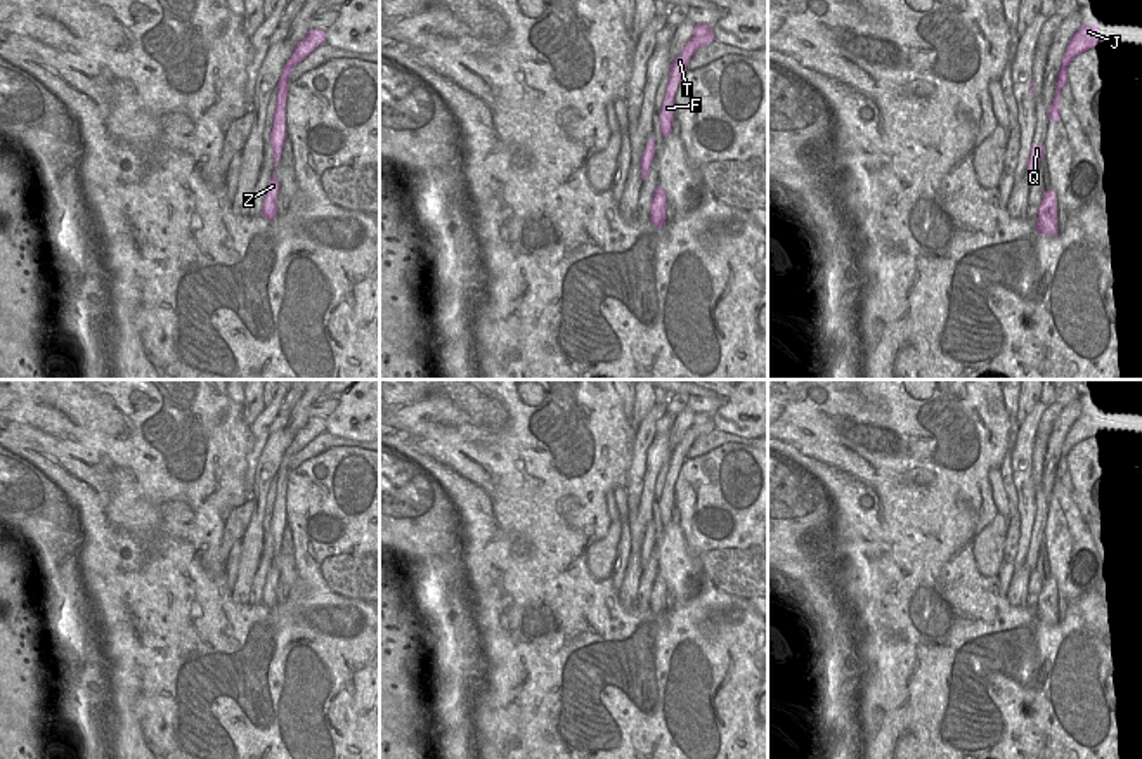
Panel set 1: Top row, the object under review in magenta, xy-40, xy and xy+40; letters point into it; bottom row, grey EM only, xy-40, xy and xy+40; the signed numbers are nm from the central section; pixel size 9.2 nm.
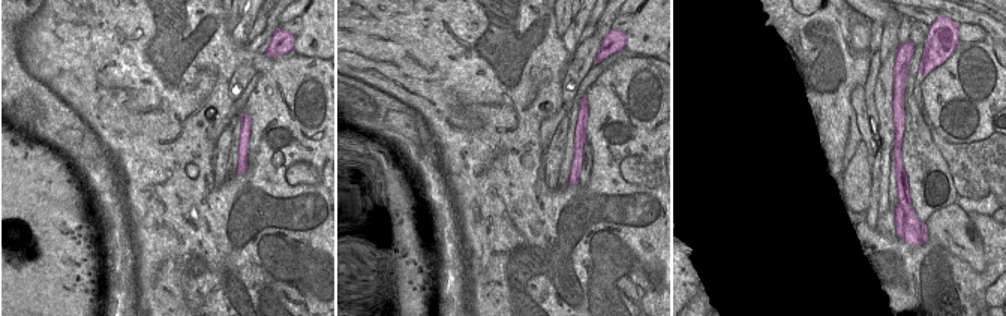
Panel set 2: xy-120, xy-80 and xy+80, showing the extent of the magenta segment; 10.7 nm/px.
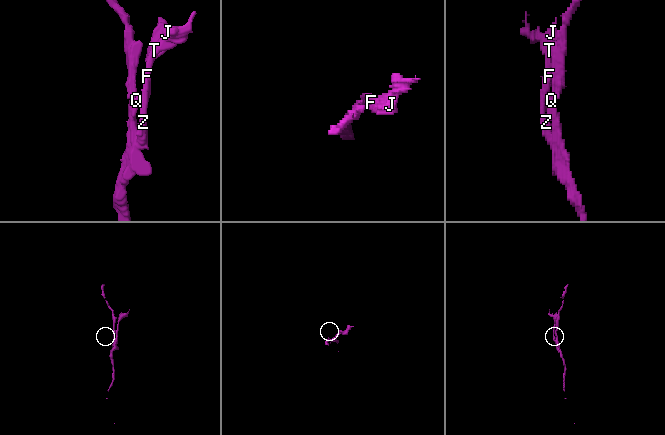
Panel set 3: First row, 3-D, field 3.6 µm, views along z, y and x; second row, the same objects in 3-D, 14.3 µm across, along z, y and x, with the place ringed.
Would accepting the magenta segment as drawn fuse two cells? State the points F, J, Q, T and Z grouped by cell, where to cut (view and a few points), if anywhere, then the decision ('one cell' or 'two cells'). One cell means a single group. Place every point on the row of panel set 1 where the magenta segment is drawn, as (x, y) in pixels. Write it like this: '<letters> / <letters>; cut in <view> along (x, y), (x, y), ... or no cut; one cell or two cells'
F J T Z / Q; cut in xy+40 along (1038, 214), (1038, 224), (1044, 233); two cells

